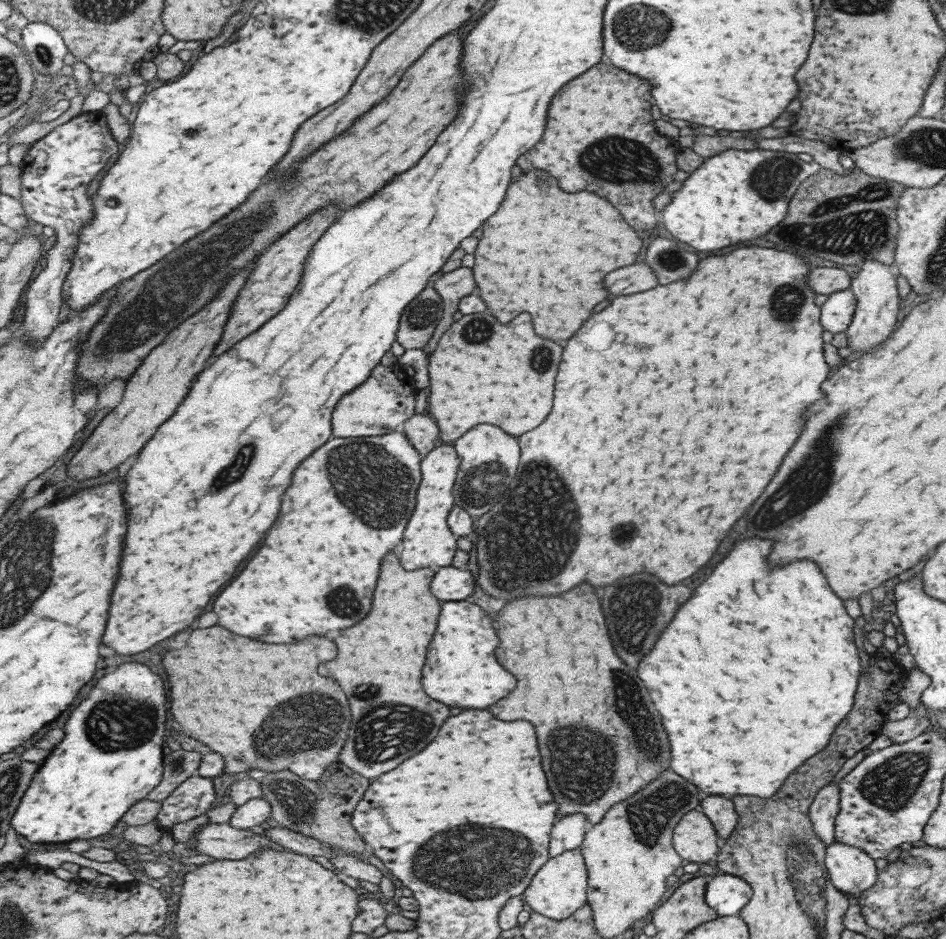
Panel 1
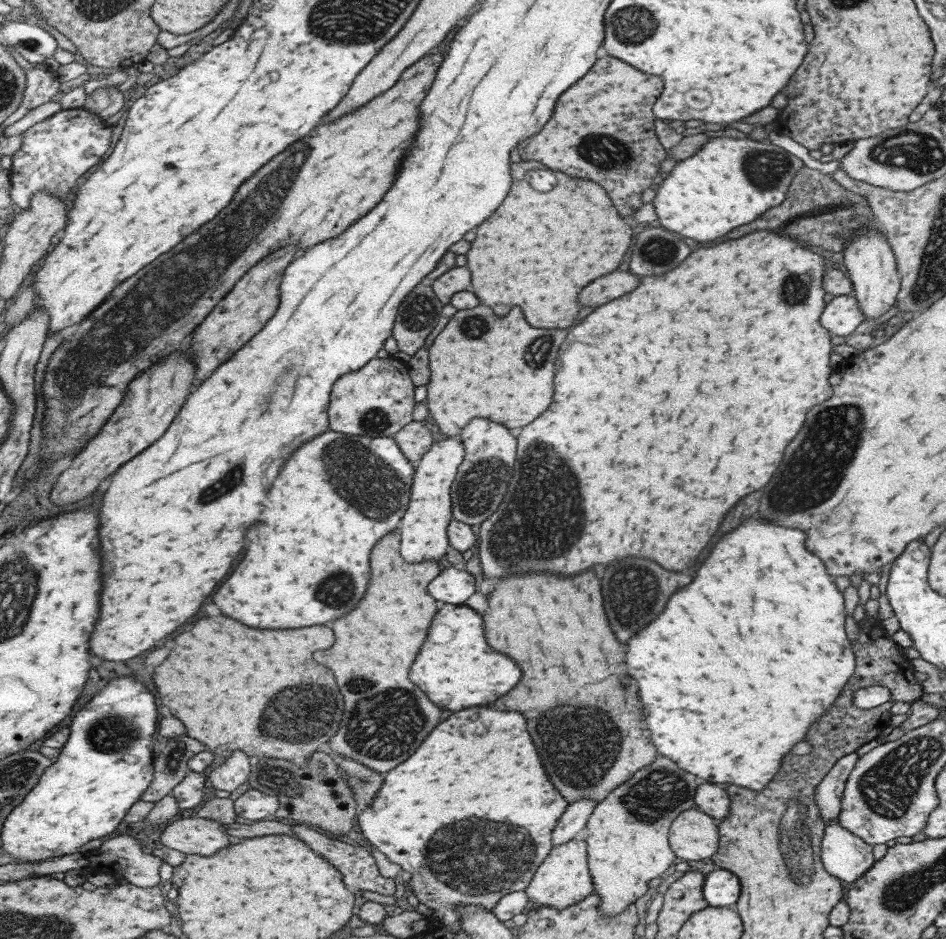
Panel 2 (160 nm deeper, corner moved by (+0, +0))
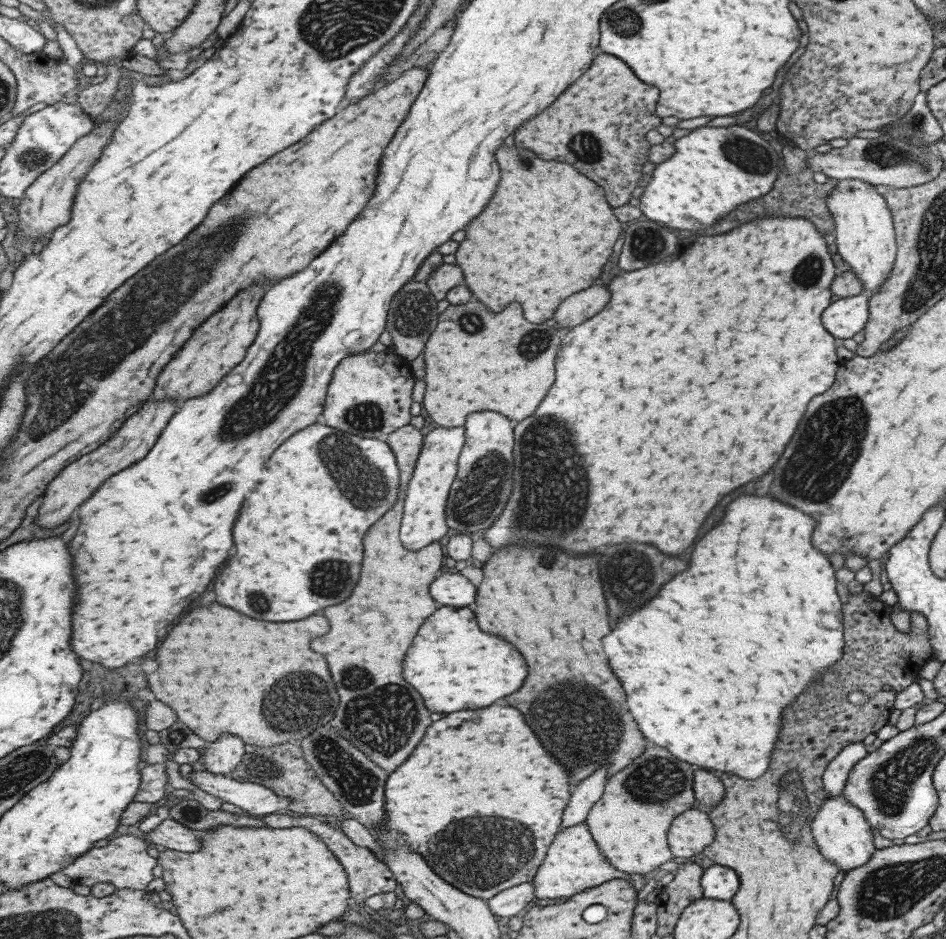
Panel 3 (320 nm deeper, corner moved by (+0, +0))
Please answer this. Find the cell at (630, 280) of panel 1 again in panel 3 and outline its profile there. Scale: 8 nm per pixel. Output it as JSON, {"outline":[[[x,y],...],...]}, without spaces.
{"outline":[[[591,286],[587,290],[581,290],[581,292],[565,298],[557,306],[557,310],[553,314],[553,320],[557,322],[559,330],[577,326],[579,322],[597,314],[605,306],[607,296],[609,296],[609,292],[603,286]]]}

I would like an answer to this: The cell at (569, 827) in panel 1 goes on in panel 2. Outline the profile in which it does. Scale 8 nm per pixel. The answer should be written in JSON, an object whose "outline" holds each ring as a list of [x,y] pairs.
{"outline":[[[589,799],[570,802],[551,831],[552,846],[559,846],[559,844],[563,844],[577,836],[582,836],[585,823],[591,812],[593,812],[595,805],[596,802]]]}

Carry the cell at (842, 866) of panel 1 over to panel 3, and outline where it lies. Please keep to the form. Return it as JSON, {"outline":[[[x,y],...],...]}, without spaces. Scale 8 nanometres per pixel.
{"outline":[[[839,794],[832,797],[825,796],[815,818],[811,821],[810,831],[818,851],[839,870],[845,872],[864,865],[874,853],[875,847],[869,827],[861,810]]]}

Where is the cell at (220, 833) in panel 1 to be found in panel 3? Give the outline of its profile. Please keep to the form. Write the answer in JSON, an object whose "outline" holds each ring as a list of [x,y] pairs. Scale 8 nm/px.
{"outline":[[[168,819],[143,837],[151,845],[159,844],[179,852],[197,852],[201,848],[201,838],[204,834],[205,831],[193,830],[183,822]]]}

